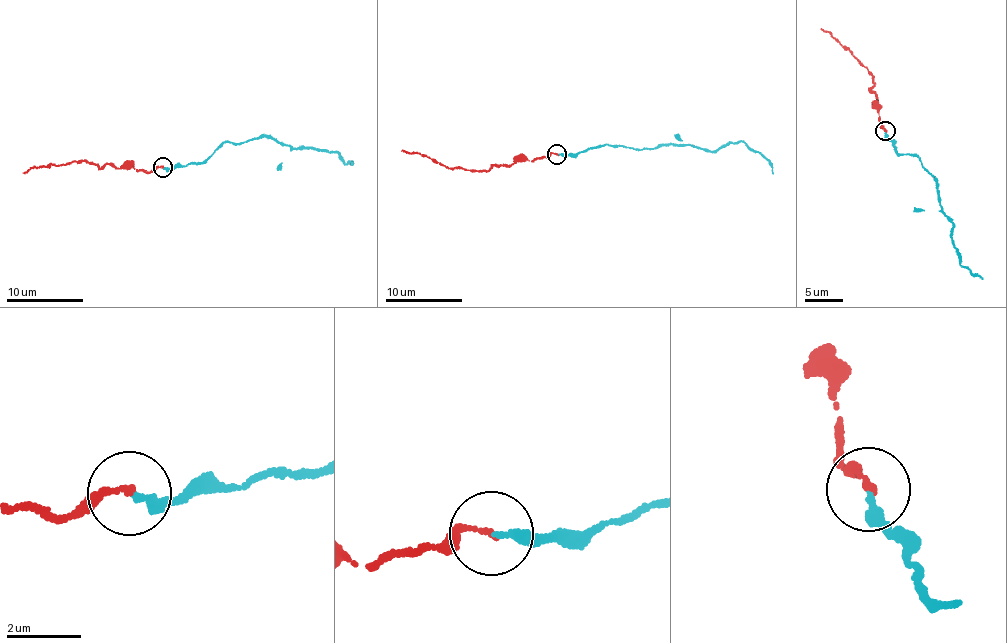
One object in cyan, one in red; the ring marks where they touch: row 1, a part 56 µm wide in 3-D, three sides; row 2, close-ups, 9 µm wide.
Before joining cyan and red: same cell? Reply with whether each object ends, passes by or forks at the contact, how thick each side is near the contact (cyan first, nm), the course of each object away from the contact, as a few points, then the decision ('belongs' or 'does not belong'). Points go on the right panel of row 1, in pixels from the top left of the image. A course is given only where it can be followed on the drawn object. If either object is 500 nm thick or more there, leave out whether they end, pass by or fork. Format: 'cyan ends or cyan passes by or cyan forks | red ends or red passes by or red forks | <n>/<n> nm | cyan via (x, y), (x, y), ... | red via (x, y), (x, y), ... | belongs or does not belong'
cyan ends | red ends | 220/160 nm | cyan via (885, 131), (900, 156), (915, 155), (937, 182), (941, 210), (950, 220), (959, 264), (983, 279) | red via (885, 131), (879, 123), (872, 88), (874, 82), (870, 71), (821, 28) | belongs

